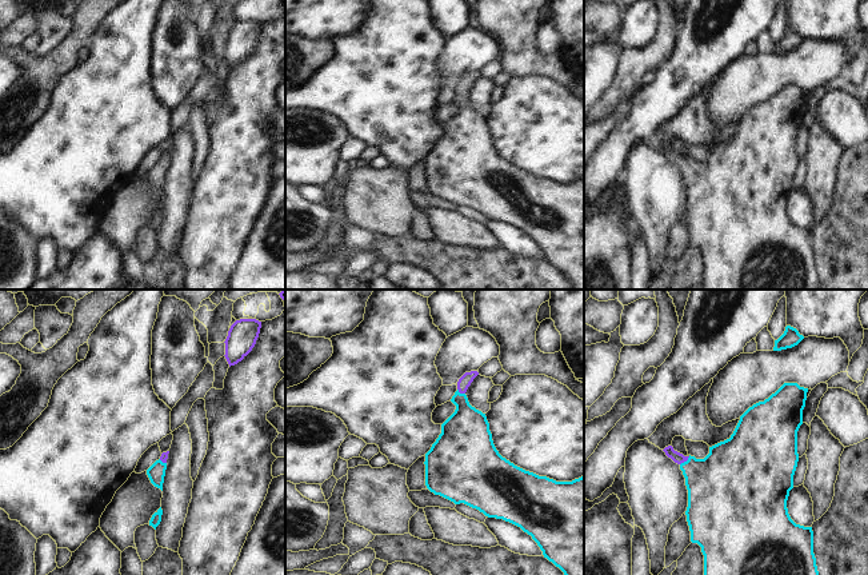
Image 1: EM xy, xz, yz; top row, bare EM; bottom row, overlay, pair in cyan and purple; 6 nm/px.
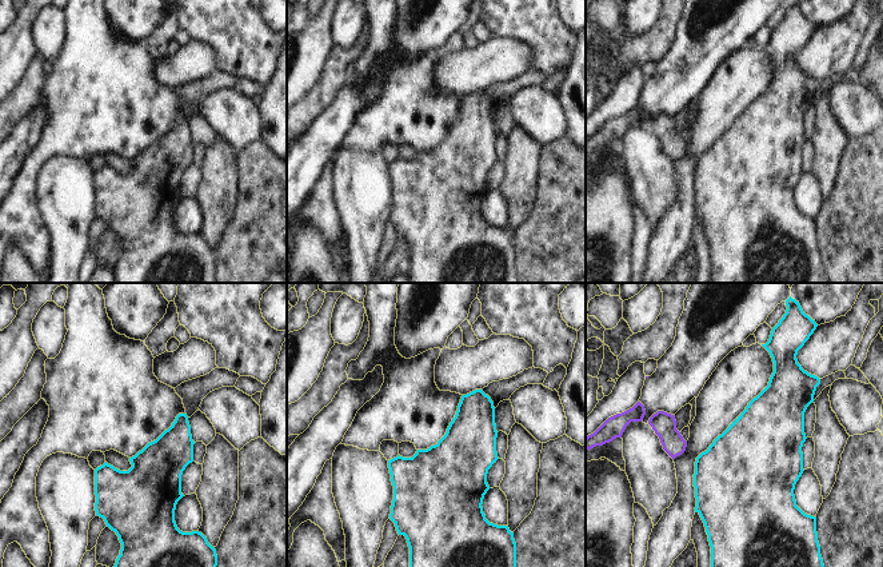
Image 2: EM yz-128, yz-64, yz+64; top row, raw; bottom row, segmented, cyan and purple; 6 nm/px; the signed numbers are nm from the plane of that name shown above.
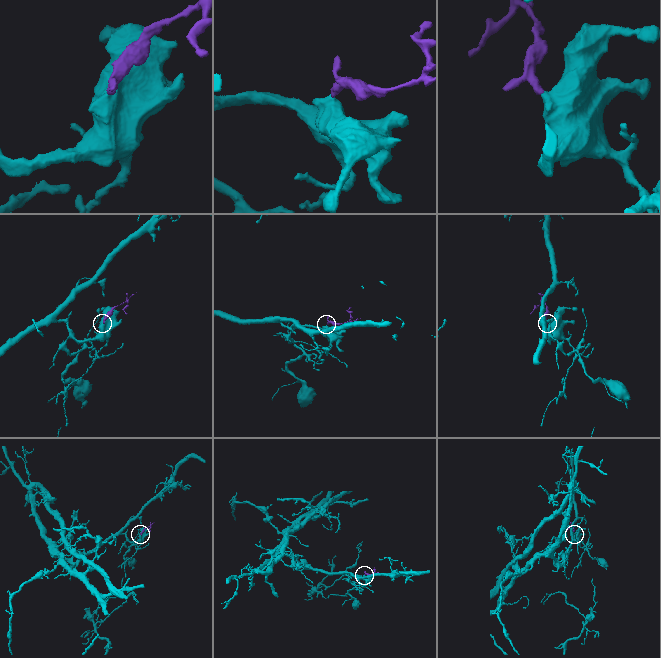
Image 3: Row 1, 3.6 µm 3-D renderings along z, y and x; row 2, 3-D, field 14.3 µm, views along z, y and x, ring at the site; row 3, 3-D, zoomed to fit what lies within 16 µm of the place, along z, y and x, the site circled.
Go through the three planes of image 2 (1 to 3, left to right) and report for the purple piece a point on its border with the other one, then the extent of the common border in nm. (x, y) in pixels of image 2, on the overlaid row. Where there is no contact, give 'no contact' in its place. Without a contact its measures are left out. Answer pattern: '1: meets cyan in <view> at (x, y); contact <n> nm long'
1: no contact
2: no contact
3: no contact

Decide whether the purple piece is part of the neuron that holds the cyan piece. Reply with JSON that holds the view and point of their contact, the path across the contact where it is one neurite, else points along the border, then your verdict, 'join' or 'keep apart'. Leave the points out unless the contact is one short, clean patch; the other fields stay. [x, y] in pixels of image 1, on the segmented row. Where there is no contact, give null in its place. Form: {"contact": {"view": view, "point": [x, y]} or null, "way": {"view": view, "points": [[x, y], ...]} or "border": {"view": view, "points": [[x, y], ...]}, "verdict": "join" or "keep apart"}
{"contact": {"view": "yz", "point": [684, 462]}, "way": {"view": "yz", "points": [[719, 484], [707, 480], [684, 462], [676, 456]]}, "verdict": "join"}

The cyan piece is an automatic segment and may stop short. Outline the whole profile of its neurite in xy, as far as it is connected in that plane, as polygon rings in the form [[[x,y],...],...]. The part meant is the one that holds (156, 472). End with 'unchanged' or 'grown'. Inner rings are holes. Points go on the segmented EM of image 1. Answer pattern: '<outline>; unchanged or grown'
[[[163,452],[160,459],[156,460],[148,470],[147,470],[147,475],[151,480],[151,483],[160,488],[163,491],[163,483],[164,483],[164,476],[165,476],[165,470],[167,470],[167,459],[168,459],[168,454]]]; grown

